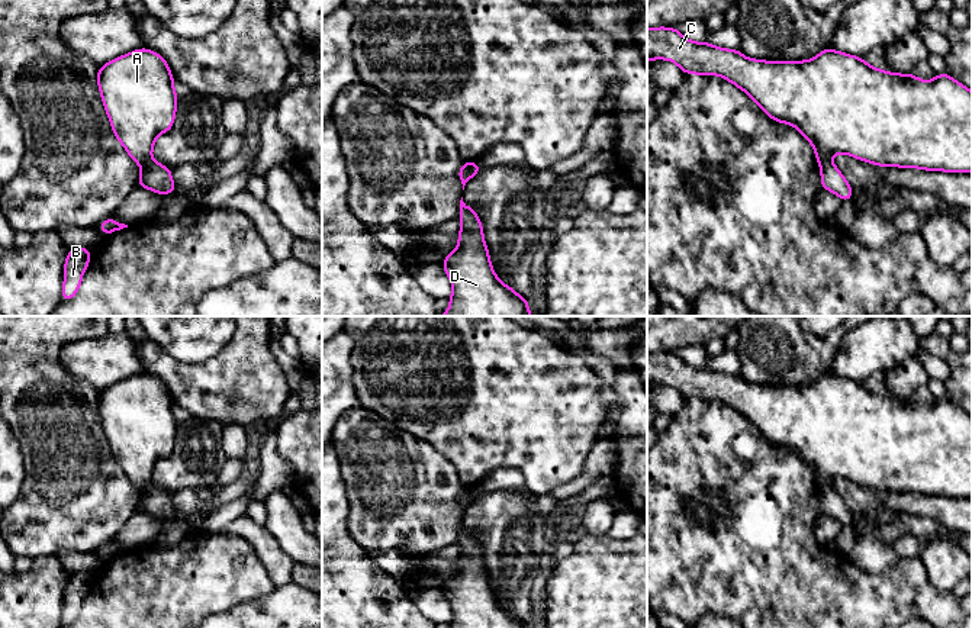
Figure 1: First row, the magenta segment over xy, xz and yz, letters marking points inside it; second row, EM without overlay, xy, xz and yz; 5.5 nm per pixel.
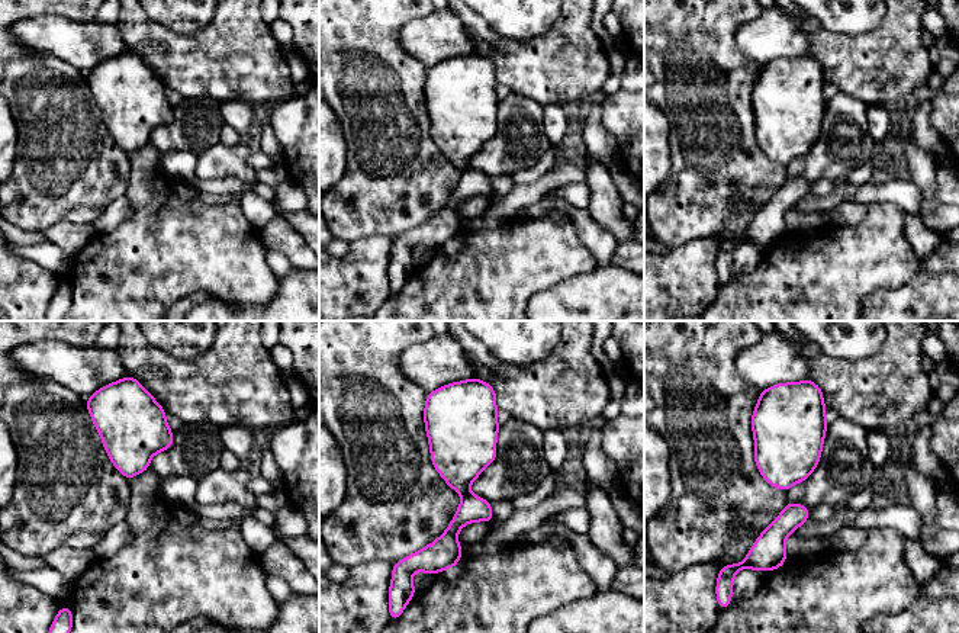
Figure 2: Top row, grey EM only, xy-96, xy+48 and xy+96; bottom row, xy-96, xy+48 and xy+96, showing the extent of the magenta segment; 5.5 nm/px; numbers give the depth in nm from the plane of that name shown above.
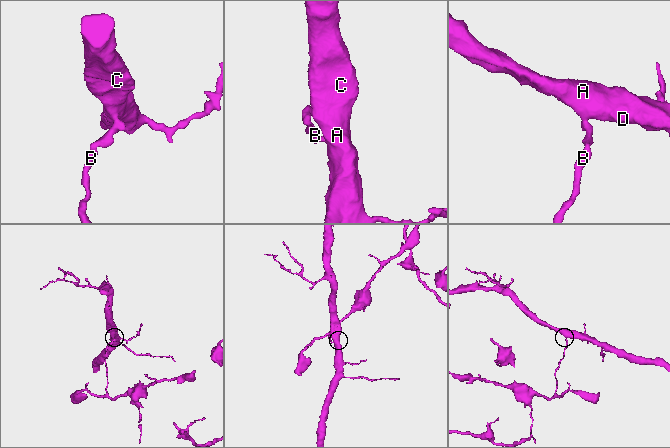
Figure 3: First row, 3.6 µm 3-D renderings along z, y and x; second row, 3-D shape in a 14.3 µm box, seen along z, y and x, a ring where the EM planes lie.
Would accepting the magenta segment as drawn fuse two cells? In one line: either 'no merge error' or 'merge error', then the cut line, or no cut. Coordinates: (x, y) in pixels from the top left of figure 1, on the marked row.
merge error; cut yz (830, 160), (820, 163)

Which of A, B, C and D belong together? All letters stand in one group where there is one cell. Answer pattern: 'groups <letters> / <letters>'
groups A C D / B

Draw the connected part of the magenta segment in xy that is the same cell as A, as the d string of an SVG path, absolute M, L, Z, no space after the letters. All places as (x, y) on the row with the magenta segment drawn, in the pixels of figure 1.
M148 48L99 67L97 86L112 131L139 165L151 160L158 135L174 125L177 93L167 61Z

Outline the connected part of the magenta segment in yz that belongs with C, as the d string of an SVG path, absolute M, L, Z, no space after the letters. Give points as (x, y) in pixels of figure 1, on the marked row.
M647 28L647 61L651 59L669 59L673 61L685 74L698 75L720 75L736 87L749 94L756 104L775 122L795 126L802 136L811 142L815 158L818 162L831 161L834 154L852 155L860 161L870 162L879 167L902 167L902 168L921 168L926 171L947 171L947 173L972 173L972 91L962 83L953 80L947 73L936 74L931 81L924 81L914 74L888 73L875 67L870 67L863 58L839 52L831 48L825 48L815 58L807 61L762 61L746 58L738 49L725 49L704 42L692 42L686 39L676 28Z

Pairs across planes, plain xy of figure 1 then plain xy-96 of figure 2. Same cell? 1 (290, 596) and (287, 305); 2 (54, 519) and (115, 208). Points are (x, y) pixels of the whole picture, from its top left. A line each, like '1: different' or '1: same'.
1: same
2: different

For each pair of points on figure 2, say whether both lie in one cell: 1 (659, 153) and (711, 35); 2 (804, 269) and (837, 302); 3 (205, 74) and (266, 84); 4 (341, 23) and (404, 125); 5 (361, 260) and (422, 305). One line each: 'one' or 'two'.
1: two
2: one
3: one
4: one
5: two

